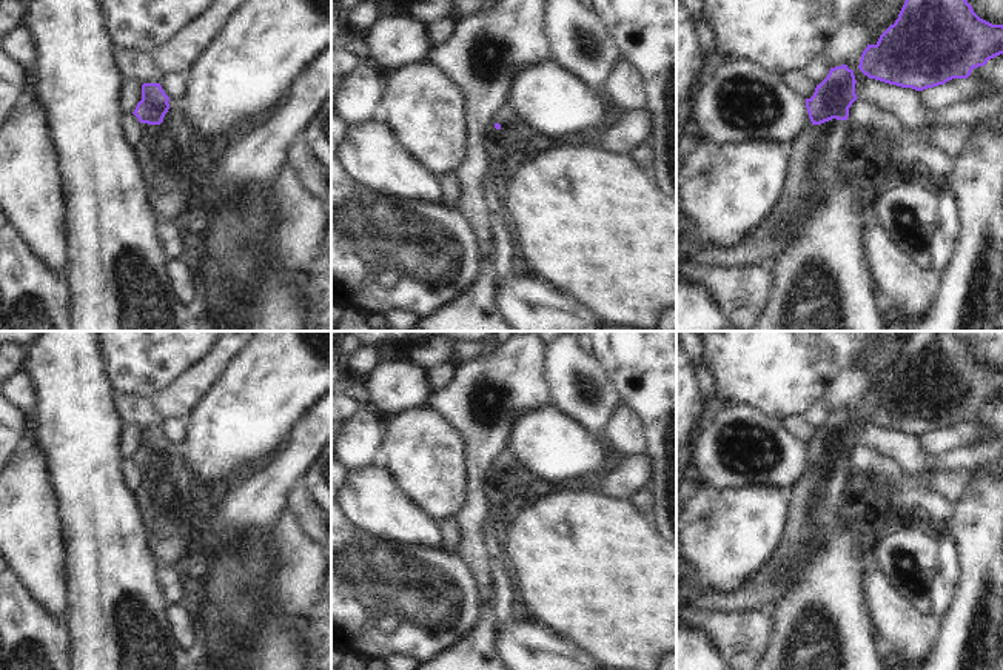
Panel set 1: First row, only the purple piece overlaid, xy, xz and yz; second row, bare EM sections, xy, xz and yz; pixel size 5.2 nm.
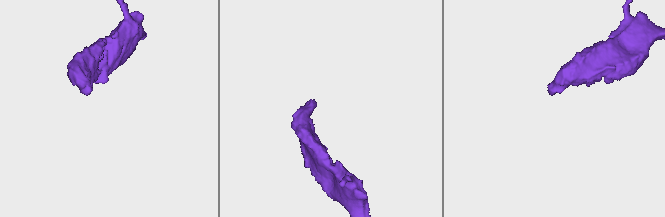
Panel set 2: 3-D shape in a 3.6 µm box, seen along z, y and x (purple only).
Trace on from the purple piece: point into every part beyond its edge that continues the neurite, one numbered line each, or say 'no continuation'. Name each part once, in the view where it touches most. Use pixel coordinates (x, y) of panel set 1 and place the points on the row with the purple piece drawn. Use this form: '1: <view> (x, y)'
1: xy (167, 153)

